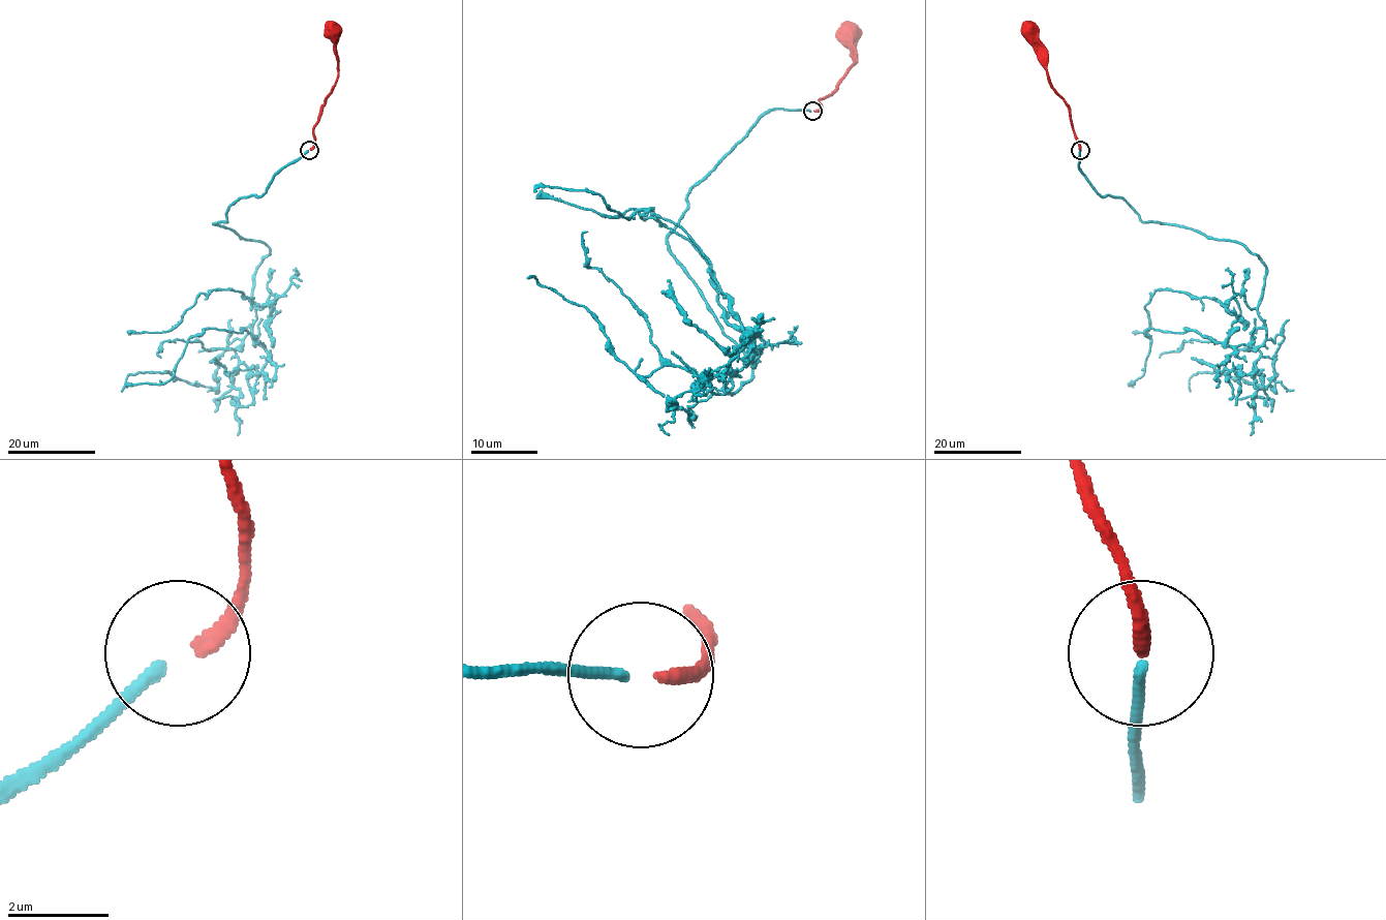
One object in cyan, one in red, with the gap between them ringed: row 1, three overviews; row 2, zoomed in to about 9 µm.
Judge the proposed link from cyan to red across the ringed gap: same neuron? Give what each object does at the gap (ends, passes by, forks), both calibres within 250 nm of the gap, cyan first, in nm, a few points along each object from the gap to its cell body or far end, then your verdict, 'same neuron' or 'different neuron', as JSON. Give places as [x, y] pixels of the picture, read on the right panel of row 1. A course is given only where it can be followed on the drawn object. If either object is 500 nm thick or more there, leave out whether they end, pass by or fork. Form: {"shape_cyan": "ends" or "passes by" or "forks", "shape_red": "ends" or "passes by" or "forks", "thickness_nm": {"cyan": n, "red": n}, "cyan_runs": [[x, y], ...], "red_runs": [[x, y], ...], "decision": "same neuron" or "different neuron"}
{"shape_cyan": "ends", "shape_red": "ends", "thickness_nm": {"cyan": 220, "red": 320}, "cyan_runs": [[1080, 150], [1101, 196], [1264, 266], [1265, 326], [1246, 344], [1150, 328], [1133, 388]], "red_runs": [[1080, 149], [1070, 121], [1069, 106], [1052, 88], [1043, 44], [1024, 22]], "decision": "same neuron"}

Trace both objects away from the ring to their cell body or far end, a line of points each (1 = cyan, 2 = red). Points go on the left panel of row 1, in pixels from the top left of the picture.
1: (307, 150), (213, 223), (269, 248), (251, 297), (251, 339), (265, 345), (209, 328), (167, 381), (125, 388)
2: (309, 149), (314, 145), (313, 128), (320, 106), (338, 75), (334, 25), (331, 22)

